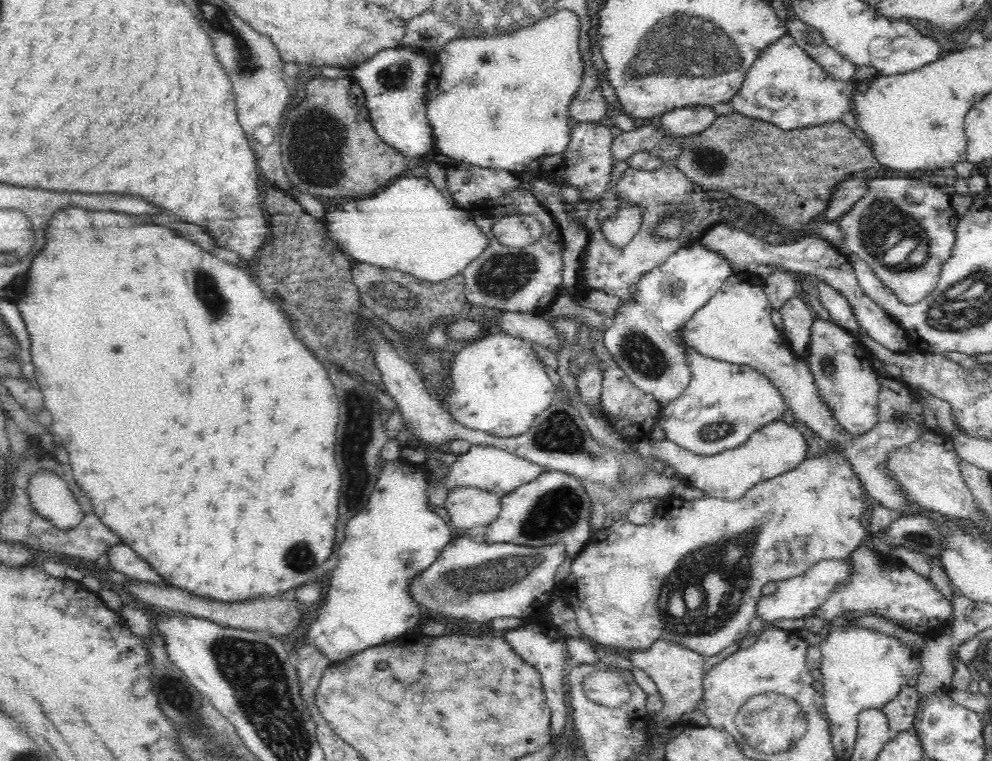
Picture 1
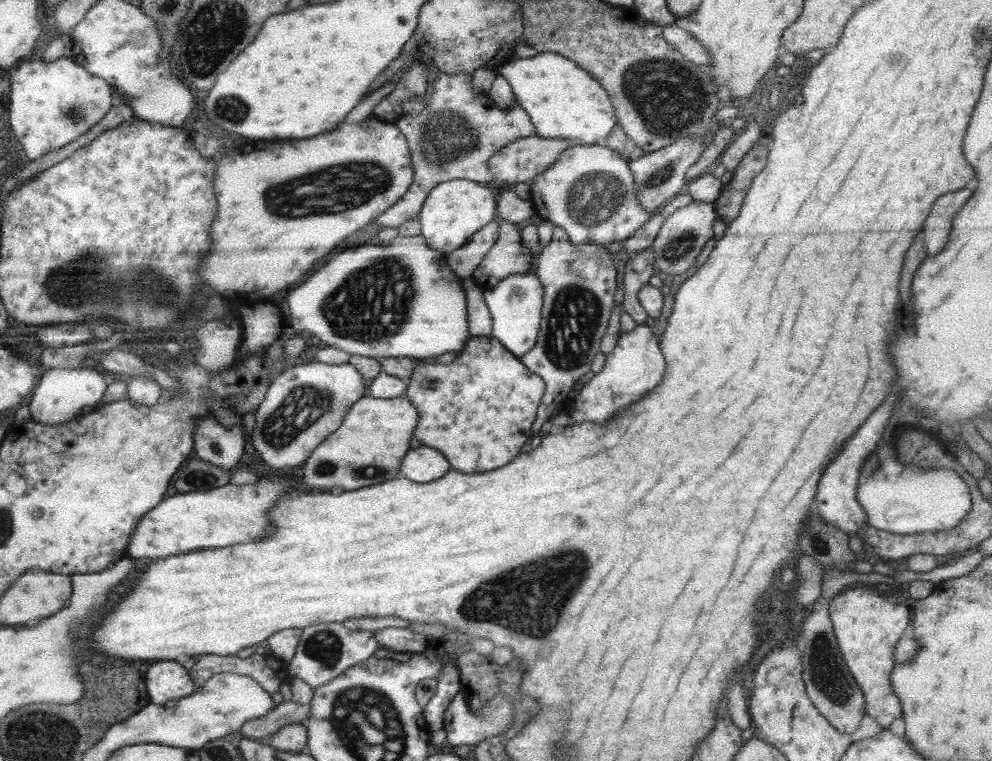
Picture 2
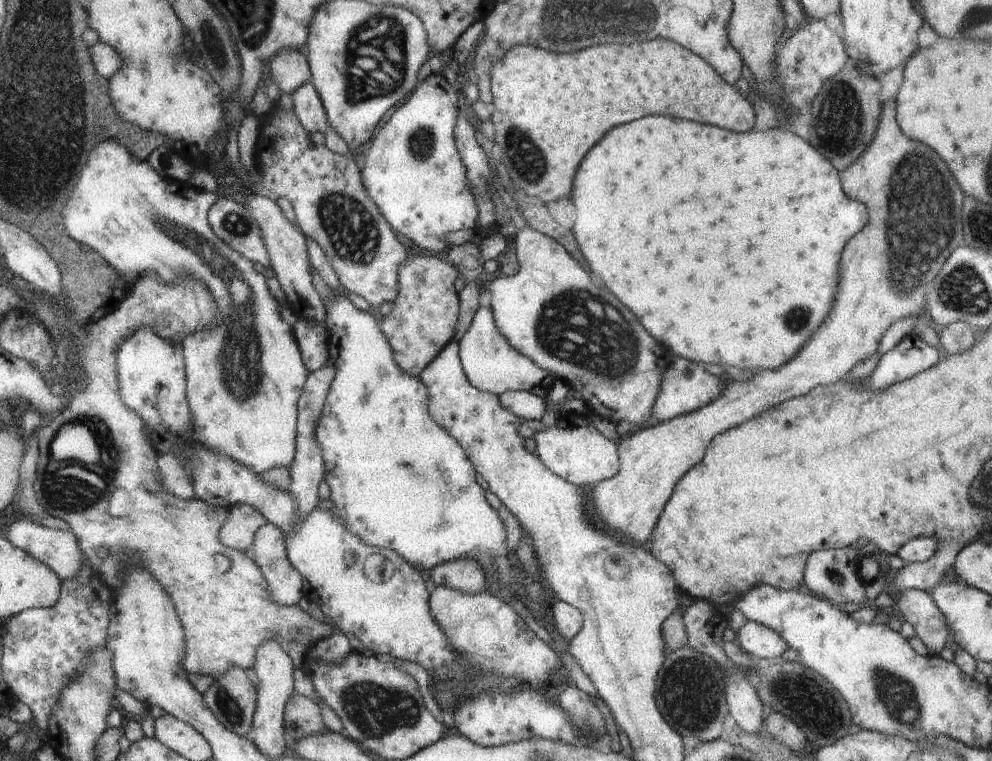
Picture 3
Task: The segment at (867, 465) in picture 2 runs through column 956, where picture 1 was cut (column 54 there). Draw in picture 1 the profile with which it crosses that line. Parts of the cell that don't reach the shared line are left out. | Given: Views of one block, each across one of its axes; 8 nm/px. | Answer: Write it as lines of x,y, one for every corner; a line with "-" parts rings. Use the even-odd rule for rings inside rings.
40,470
30,478
32,509
59,530
72,530
83,520
83,512
68,483
55,472

